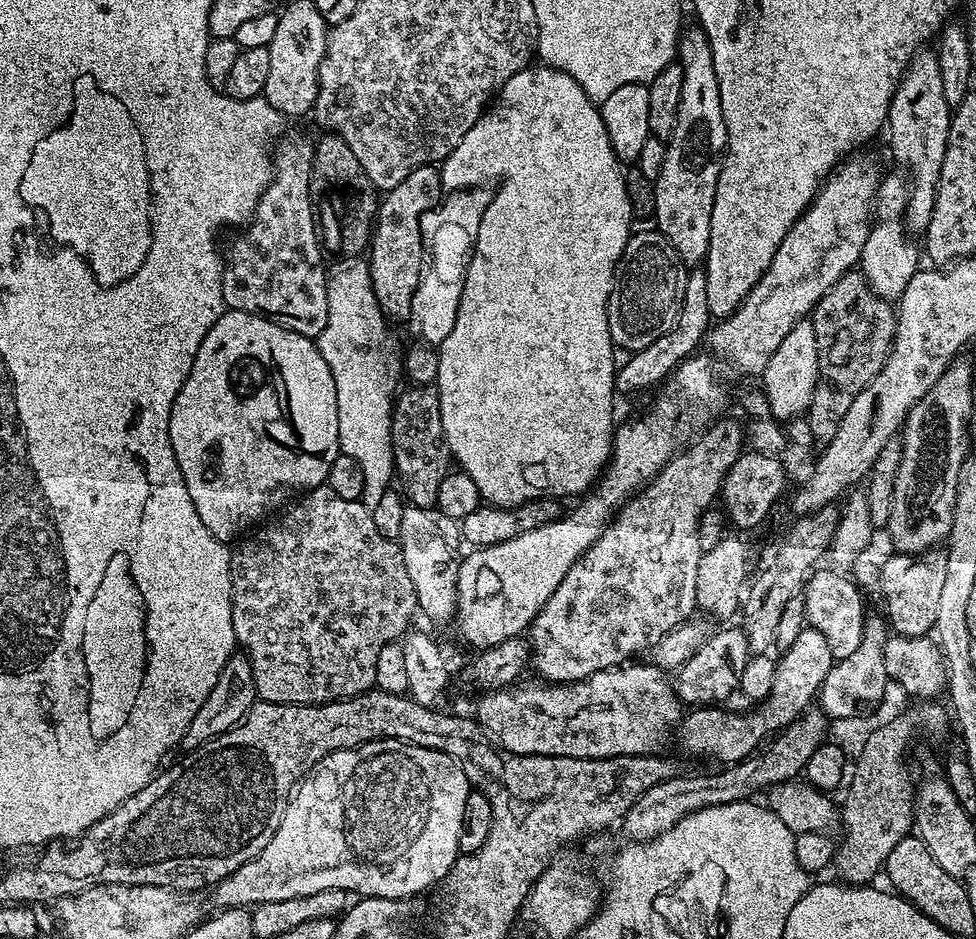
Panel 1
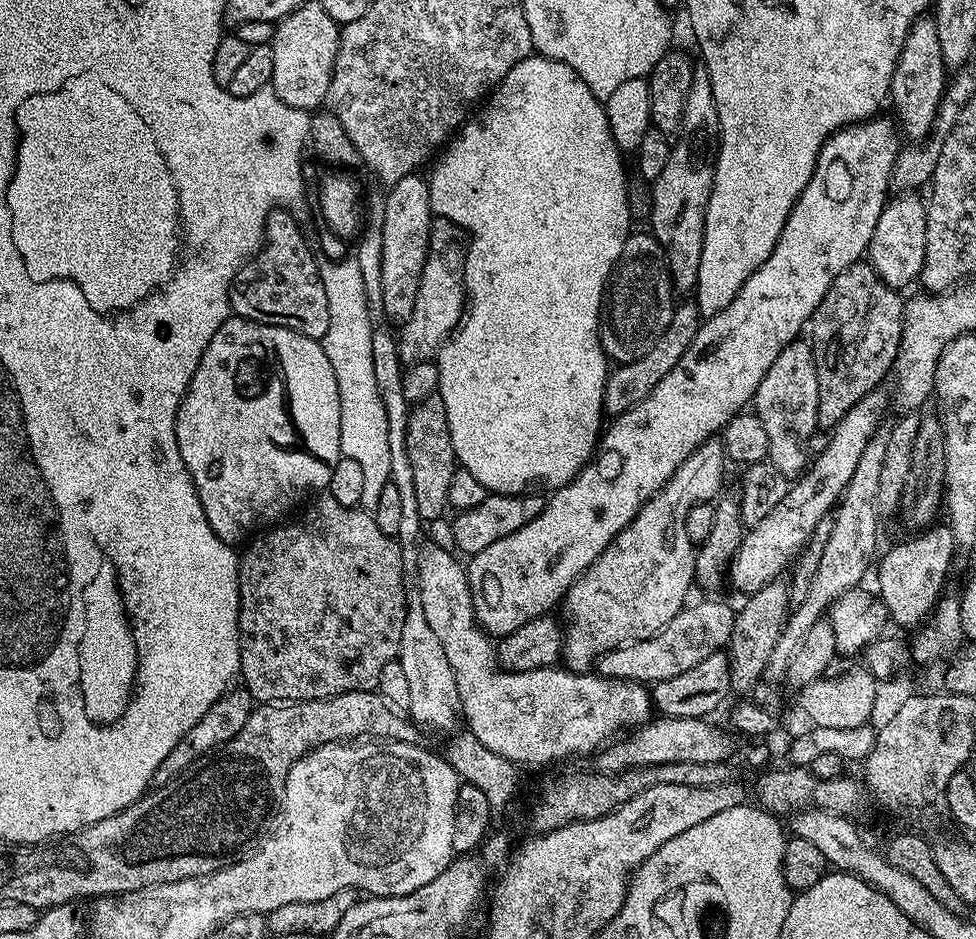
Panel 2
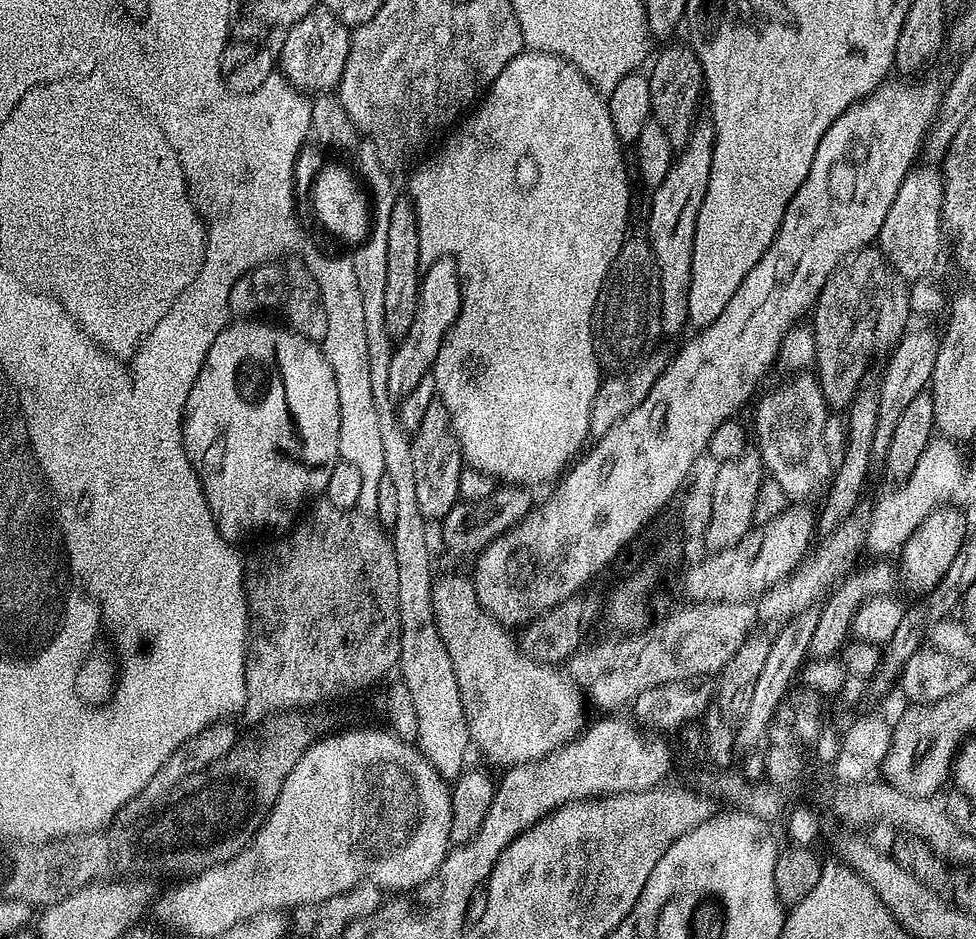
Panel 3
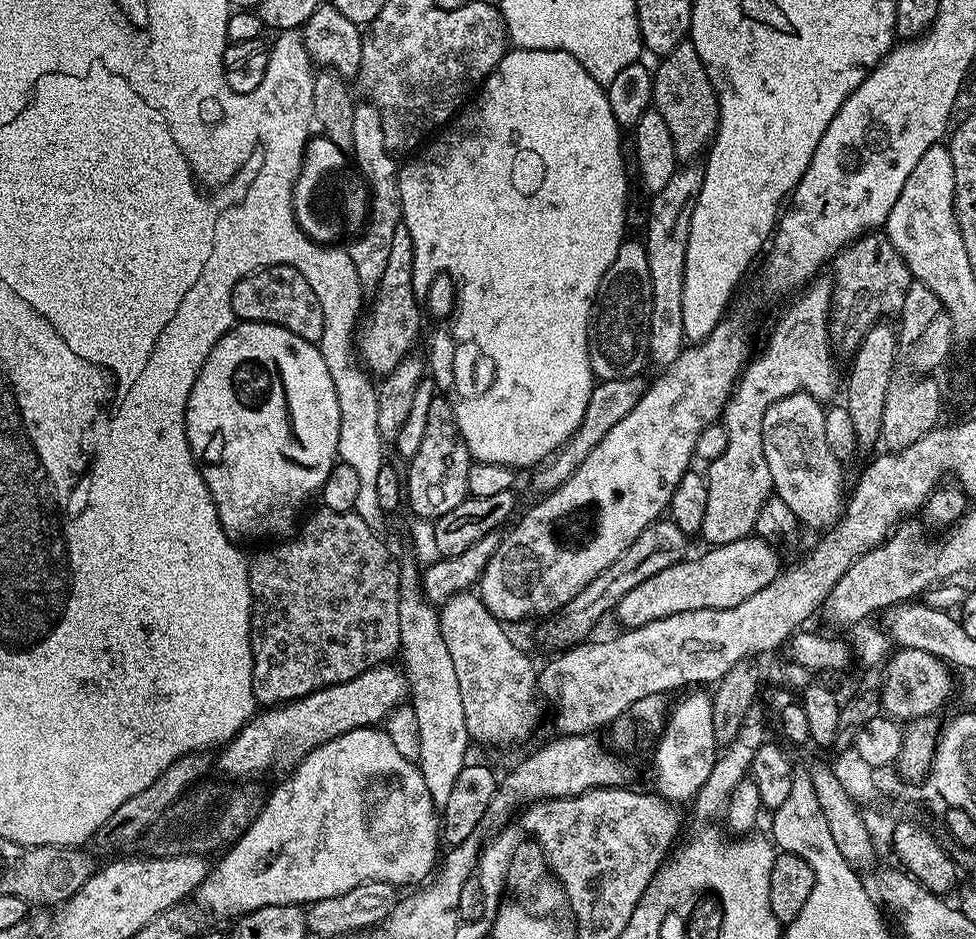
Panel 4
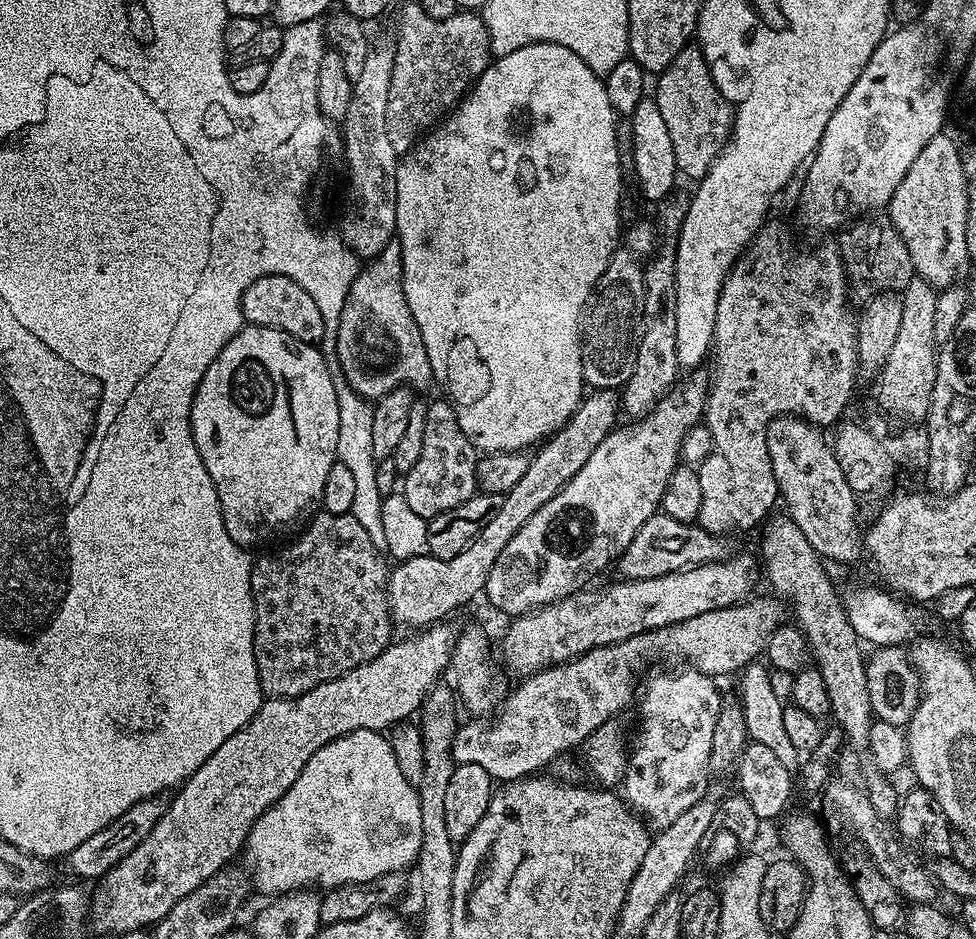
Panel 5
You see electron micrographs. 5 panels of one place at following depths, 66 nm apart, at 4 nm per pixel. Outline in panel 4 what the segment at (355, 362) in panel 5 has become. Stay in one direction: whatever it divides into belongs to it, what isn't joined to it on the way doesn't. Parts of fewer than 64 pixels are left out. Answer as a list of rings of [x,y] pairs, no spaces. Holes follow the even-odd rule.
[[[401,226],[394,234],[394,243],[390,245],[386,274],[382,274],[380,287],[374,292],[376,301],[372,304],[372,317],[363,321],[358,332],[358,360],[373,377],[385,377],[413,355],[412,347],[420,336],[420,308],[422,312],[421,301],[412,285],[413,270],[414,246],[410,242],[410,234]]]

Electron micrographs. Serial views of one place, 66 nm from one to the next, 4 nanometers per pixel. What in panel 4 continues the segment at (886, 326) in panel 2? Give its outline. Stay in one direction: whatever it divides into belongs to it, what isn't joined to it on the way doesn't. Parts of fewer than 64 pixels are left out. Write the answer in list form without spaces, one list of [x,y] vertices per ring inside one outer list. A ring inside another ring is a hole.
[[[873,230],[847,244],[831,261],[832,301],[828,307],[828,337],[841,357],[851,357],[862,338],[887,314],[899,314],[906,290],[914,283],[906,262],[887,235]]]

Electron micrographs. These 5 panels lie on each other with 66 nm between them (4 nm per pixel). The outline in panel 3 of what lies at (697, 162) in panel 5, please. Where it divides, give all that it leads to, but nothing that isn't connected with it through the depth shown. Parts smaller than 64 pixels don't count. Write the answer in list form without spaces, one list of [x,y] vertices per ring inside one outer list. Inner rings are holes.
[[[687,43],[672,44],[664,48],[651,61],[652,72],[647,73],[650,86],[651,115],[666,130],[670,138],[670,146],[673,150],[679,150],[686,146],[690,138],[692,125],[698,119],[696,107],[701,107],[702,97],[705,95],[704,71],[694,54],[694,50]]]

